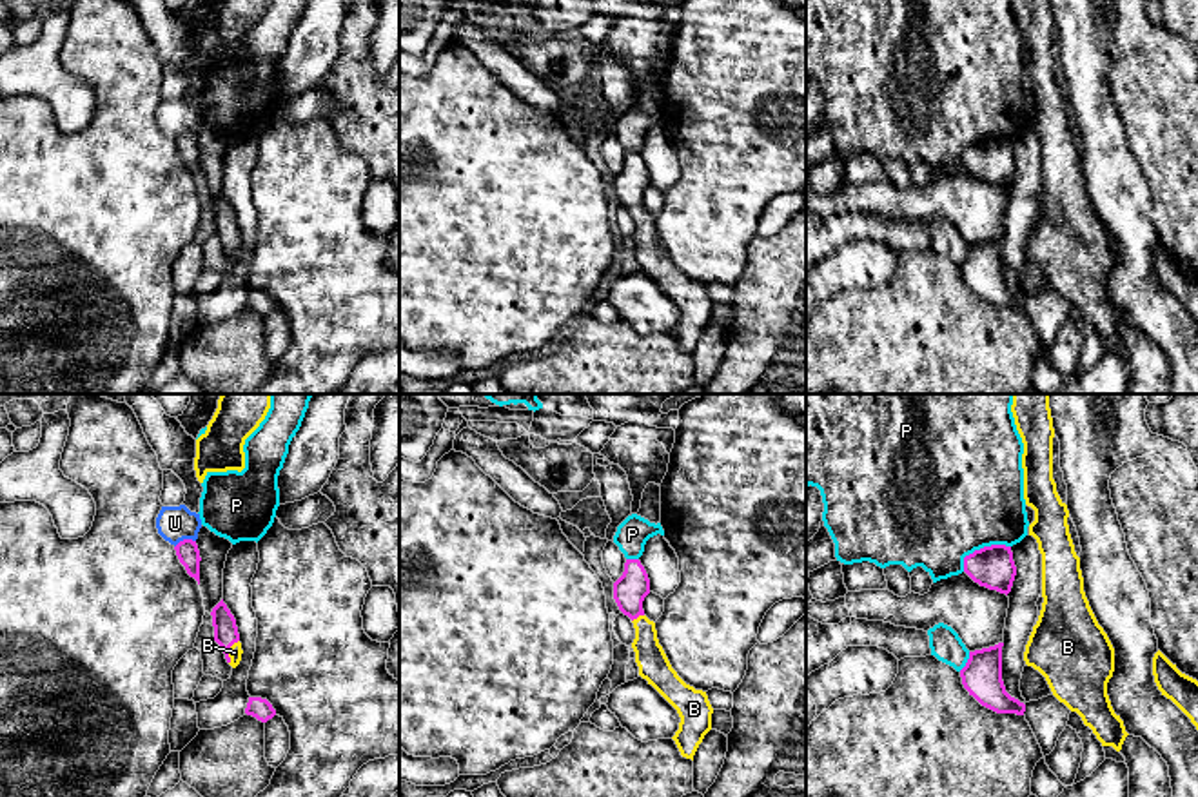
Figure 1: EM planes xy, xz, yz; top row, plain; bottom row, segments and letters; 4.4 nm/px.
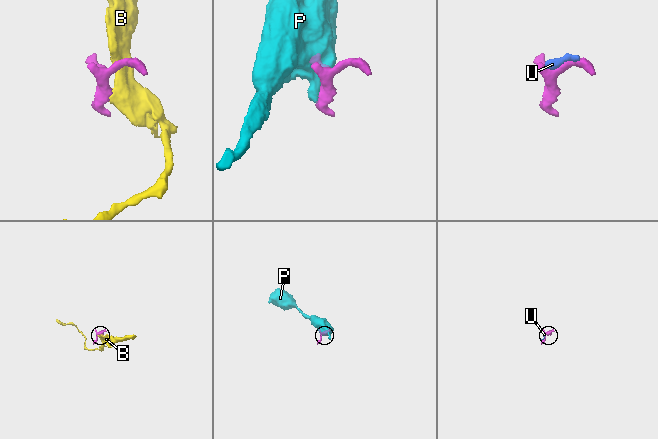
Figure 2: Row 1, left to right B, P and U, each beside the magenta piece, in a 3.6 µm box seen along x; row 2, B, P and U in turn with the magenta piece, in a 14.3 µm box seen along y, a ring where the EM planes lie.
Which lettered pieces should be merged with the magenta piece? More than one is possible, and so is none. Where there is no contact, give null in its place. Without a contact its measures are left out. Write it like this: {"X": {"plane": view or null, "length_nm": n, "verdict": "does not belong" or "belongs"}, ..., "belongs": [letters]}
{"B": {"plane": "xy", "length_nm": 120, "verdict": "belongs"}, "P": {"plane": "yz", "length_nm": 240, "verdict": "does not belong"}, "U": {"plane": "xy", "length_nm": 100, "verdict": "does not belong"}, "belongs": ["B"]}

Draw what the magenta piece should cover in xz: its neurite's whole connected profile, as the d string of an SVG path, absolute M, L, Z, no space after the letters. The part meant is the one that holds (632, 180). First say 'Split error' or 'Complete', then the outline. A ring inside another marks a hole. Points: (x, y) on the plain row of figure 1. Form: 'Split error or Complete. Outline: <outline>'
Split error. Outline: M626 153L623 169L614 176L614 192L635 221L632 241L639 269L648 274L679 307L679 323L672 330L682 350L692 352L712 323L713 301L706 285L686 278L672 261L657 232L655 216L644 209L643 194L650 172L639 153Z

